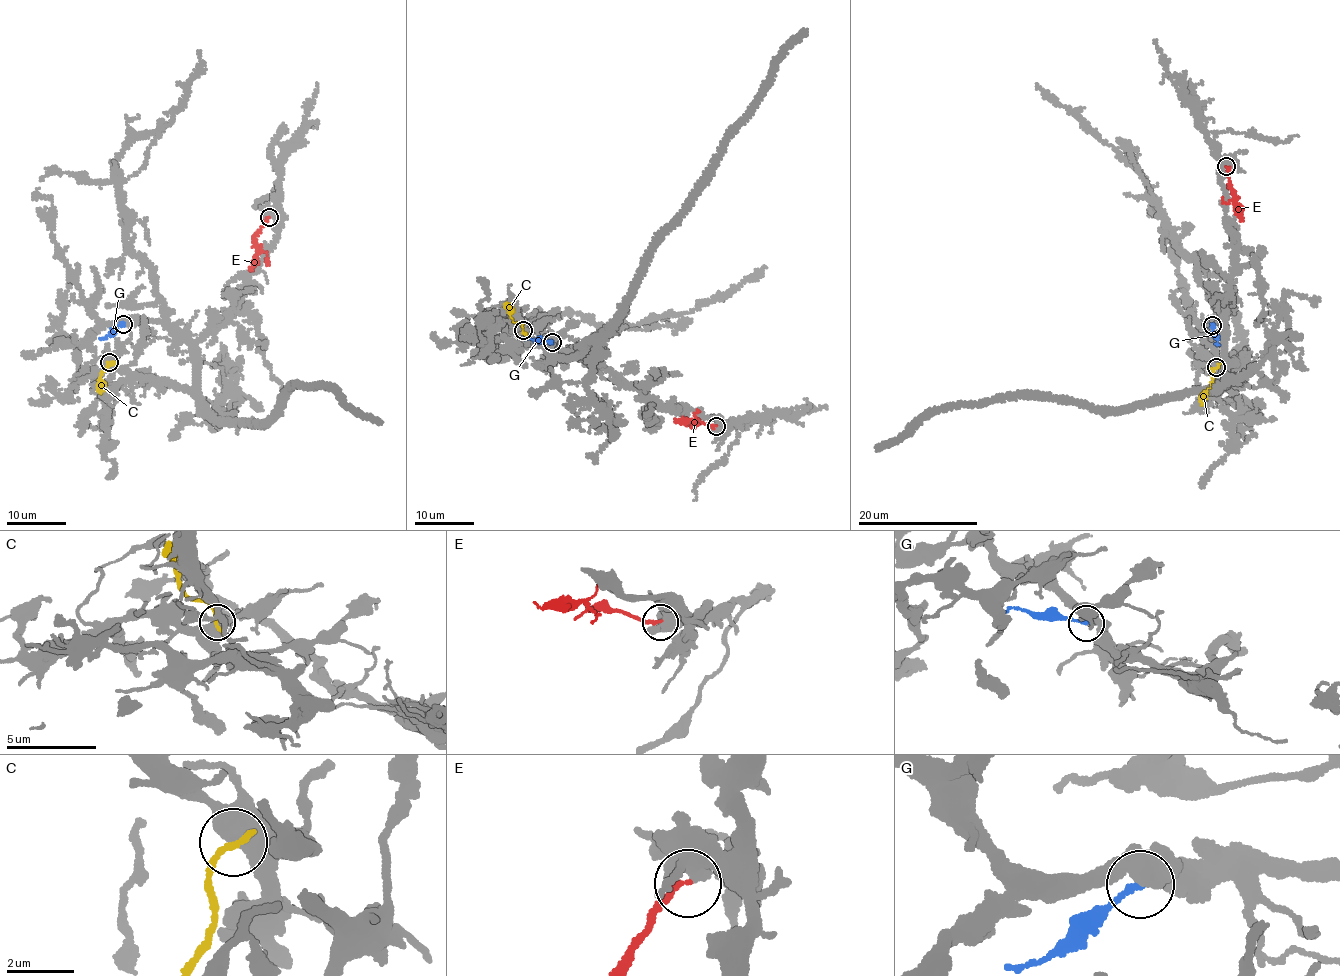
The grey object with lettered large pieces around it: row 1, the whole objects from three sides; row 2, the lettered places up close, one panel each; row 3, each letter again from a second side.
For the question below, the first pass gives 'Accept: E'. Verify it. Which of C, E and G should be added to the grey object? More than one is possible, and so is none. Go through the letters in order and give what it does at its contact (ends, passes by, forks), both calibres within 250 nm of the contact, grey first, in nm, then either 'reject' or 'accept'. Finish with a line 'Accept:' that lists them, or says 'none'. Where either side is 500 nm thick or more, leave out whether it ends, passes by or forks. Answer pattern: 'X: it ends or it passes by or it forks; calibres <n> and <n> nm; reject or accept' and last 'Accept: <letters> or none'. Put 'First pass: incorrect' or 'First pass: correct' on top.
First pass: incorrect
C: calibres 550 and 220 nm; reject
E: it ends; calibres 440 and 190 nm; reject
G: it ends; calibres 440 and 170 nm; reject
Accept: none

